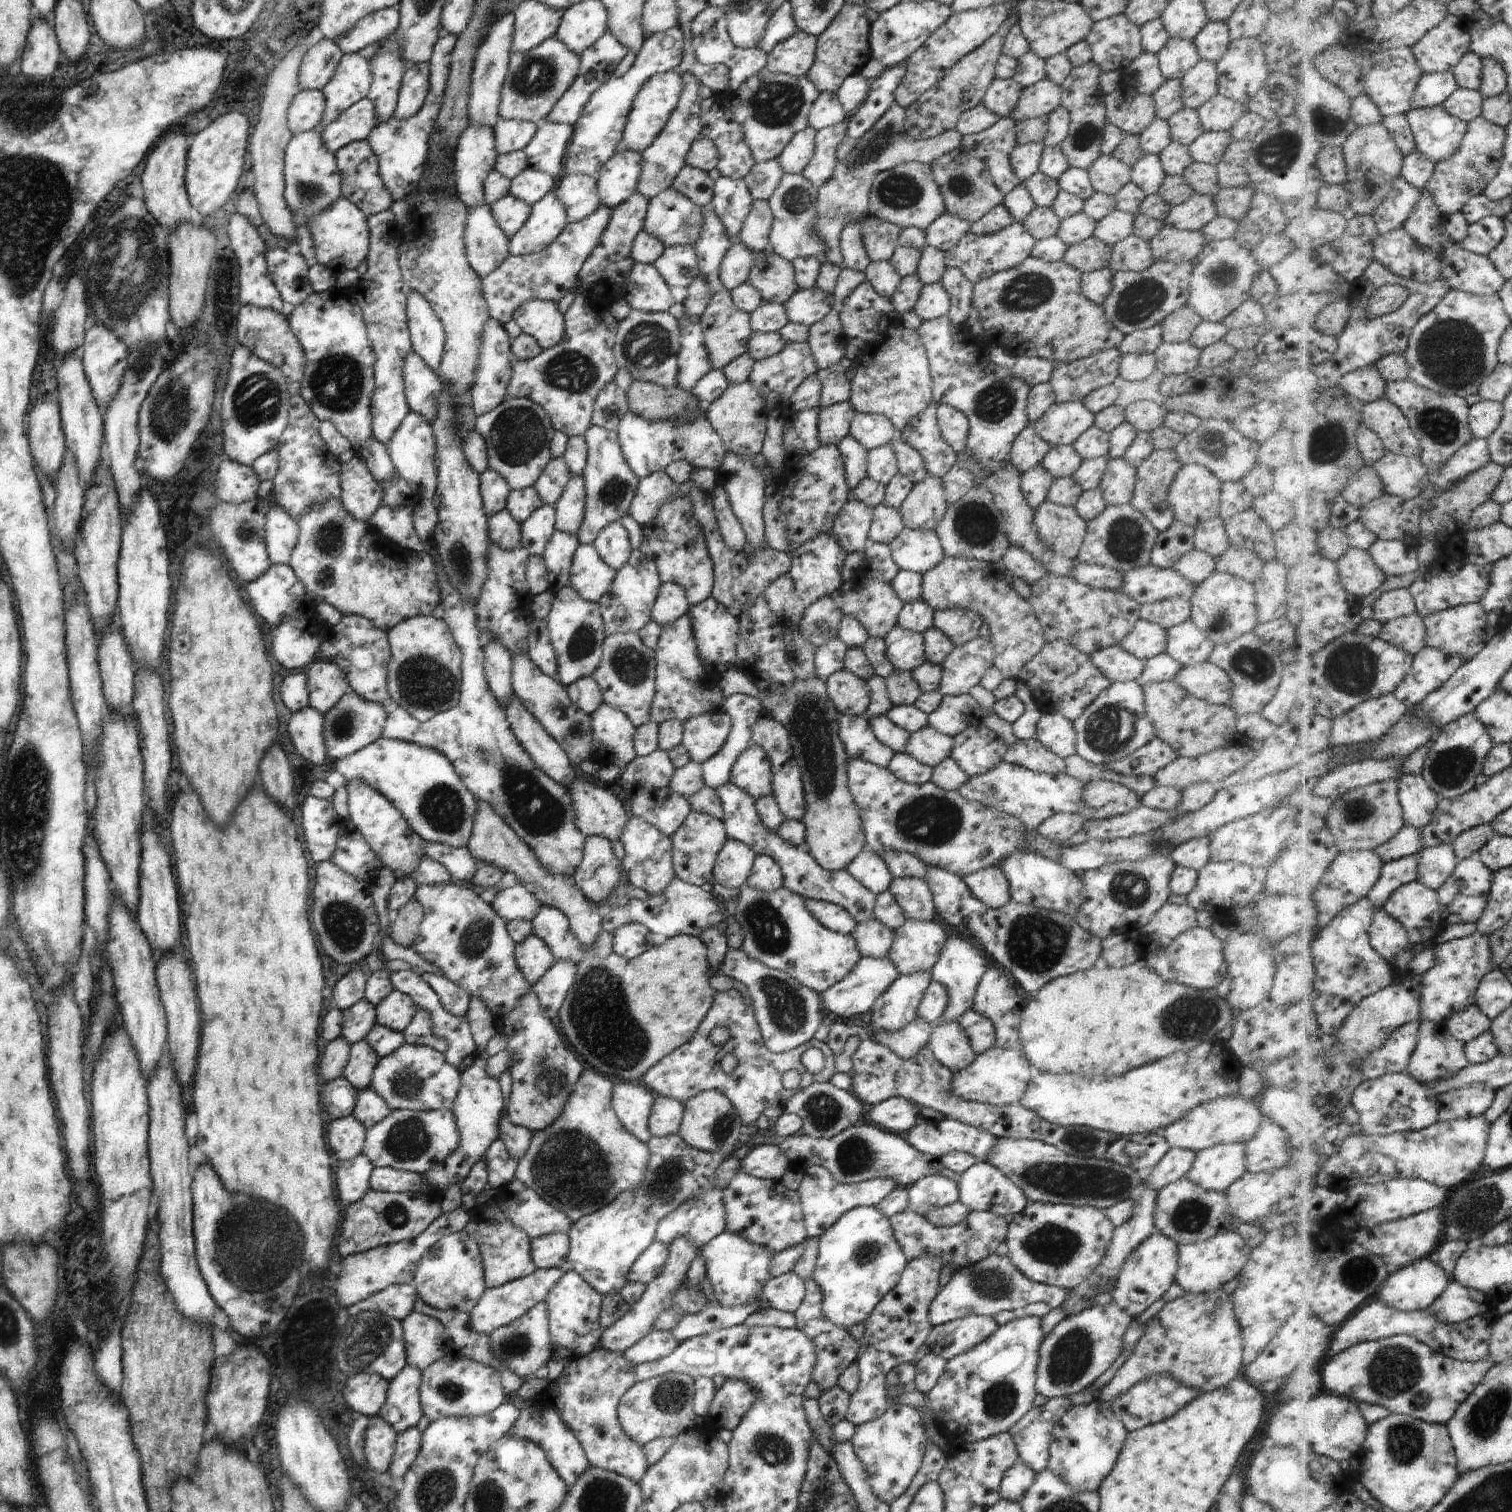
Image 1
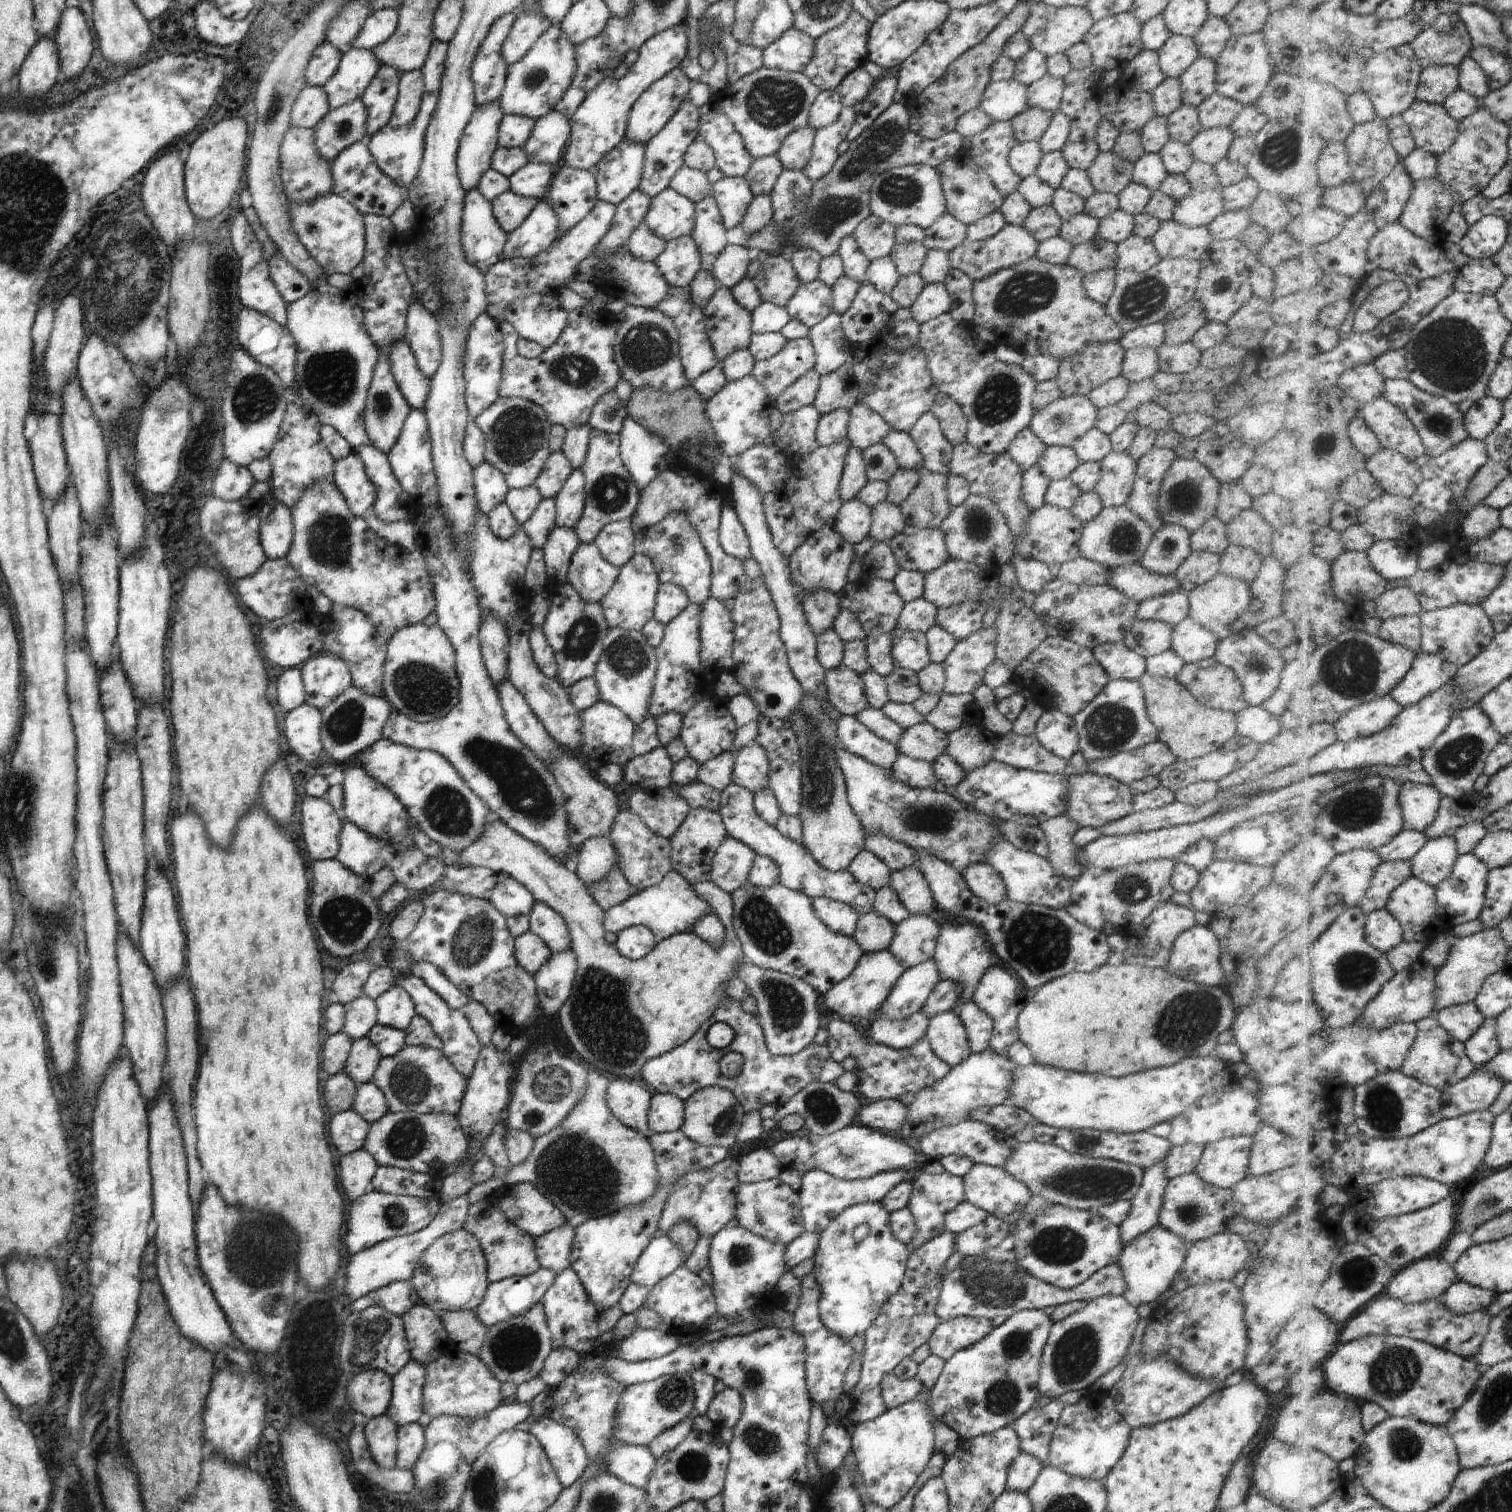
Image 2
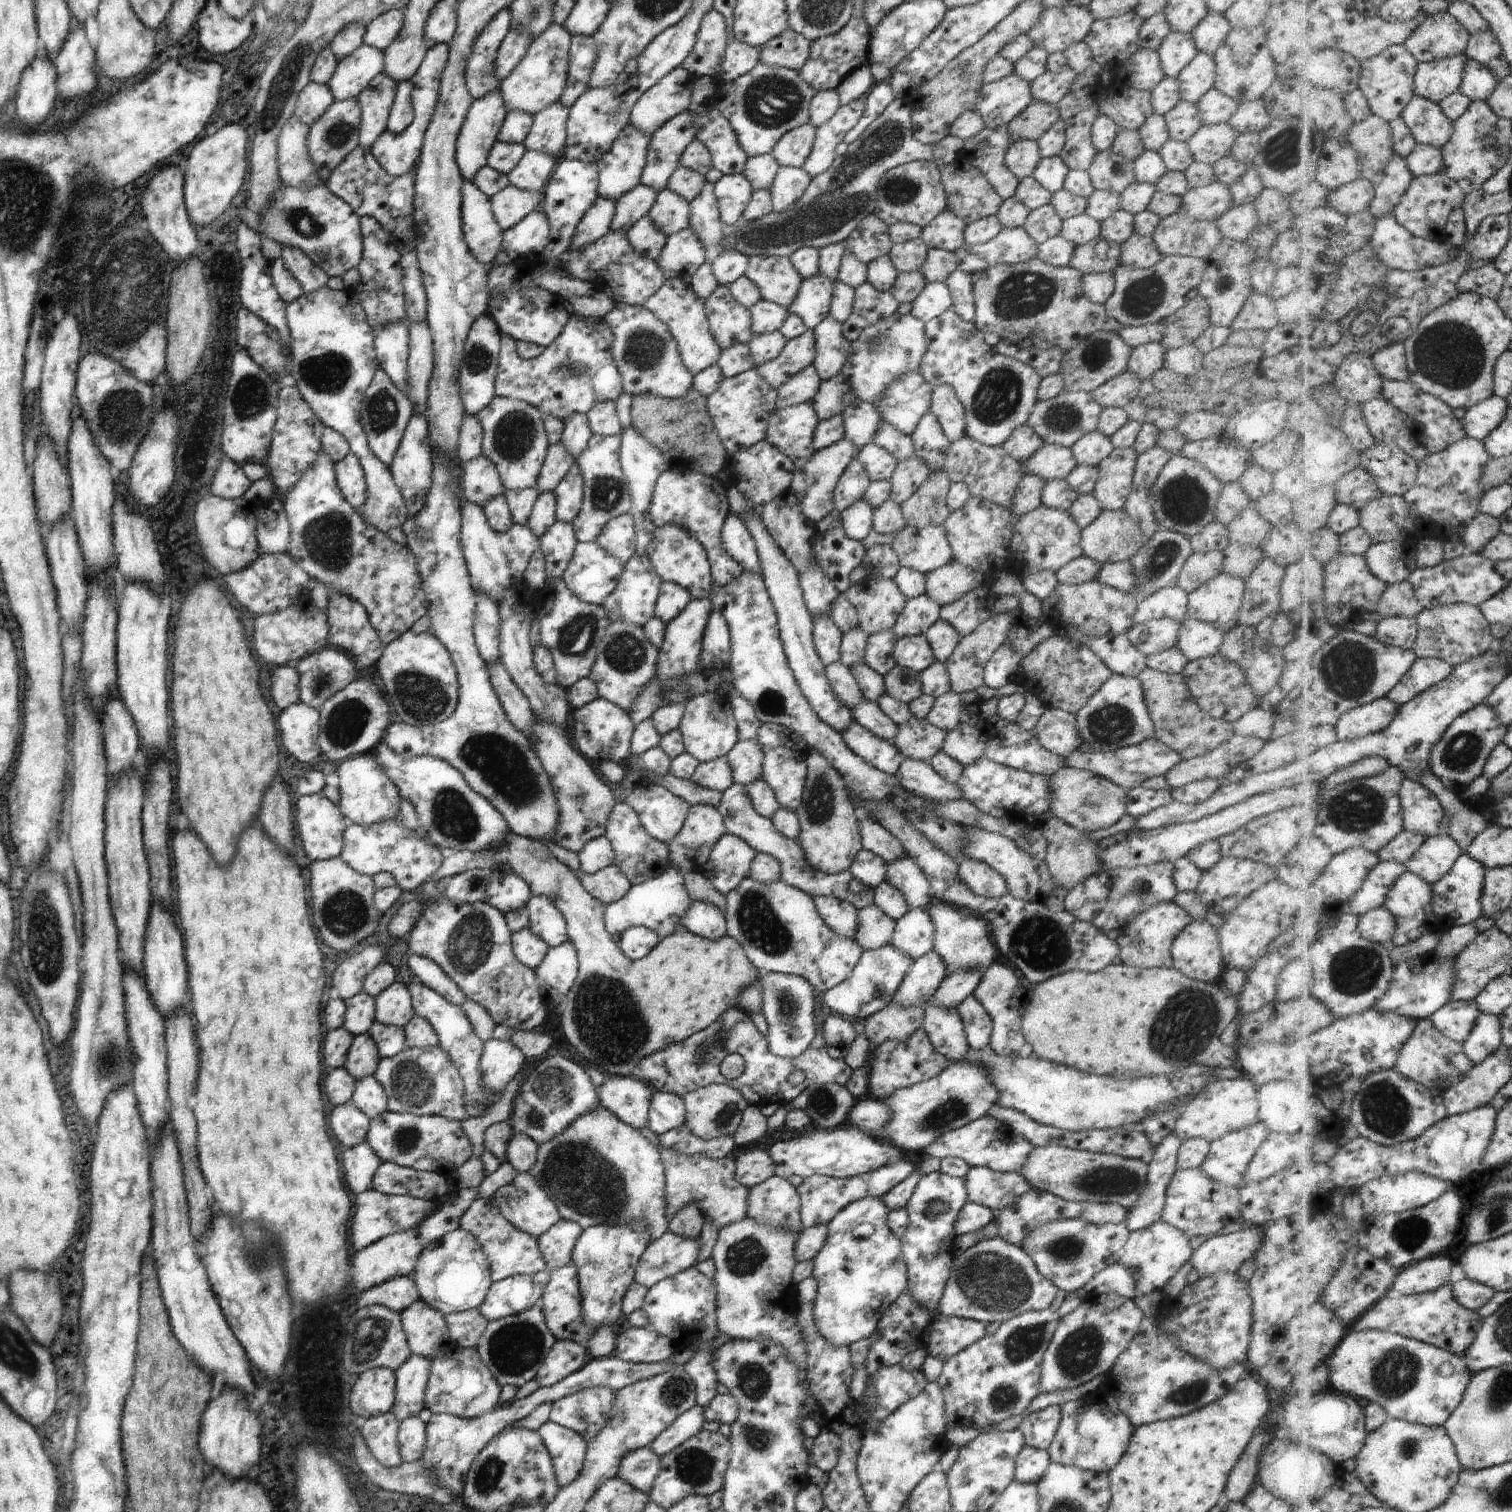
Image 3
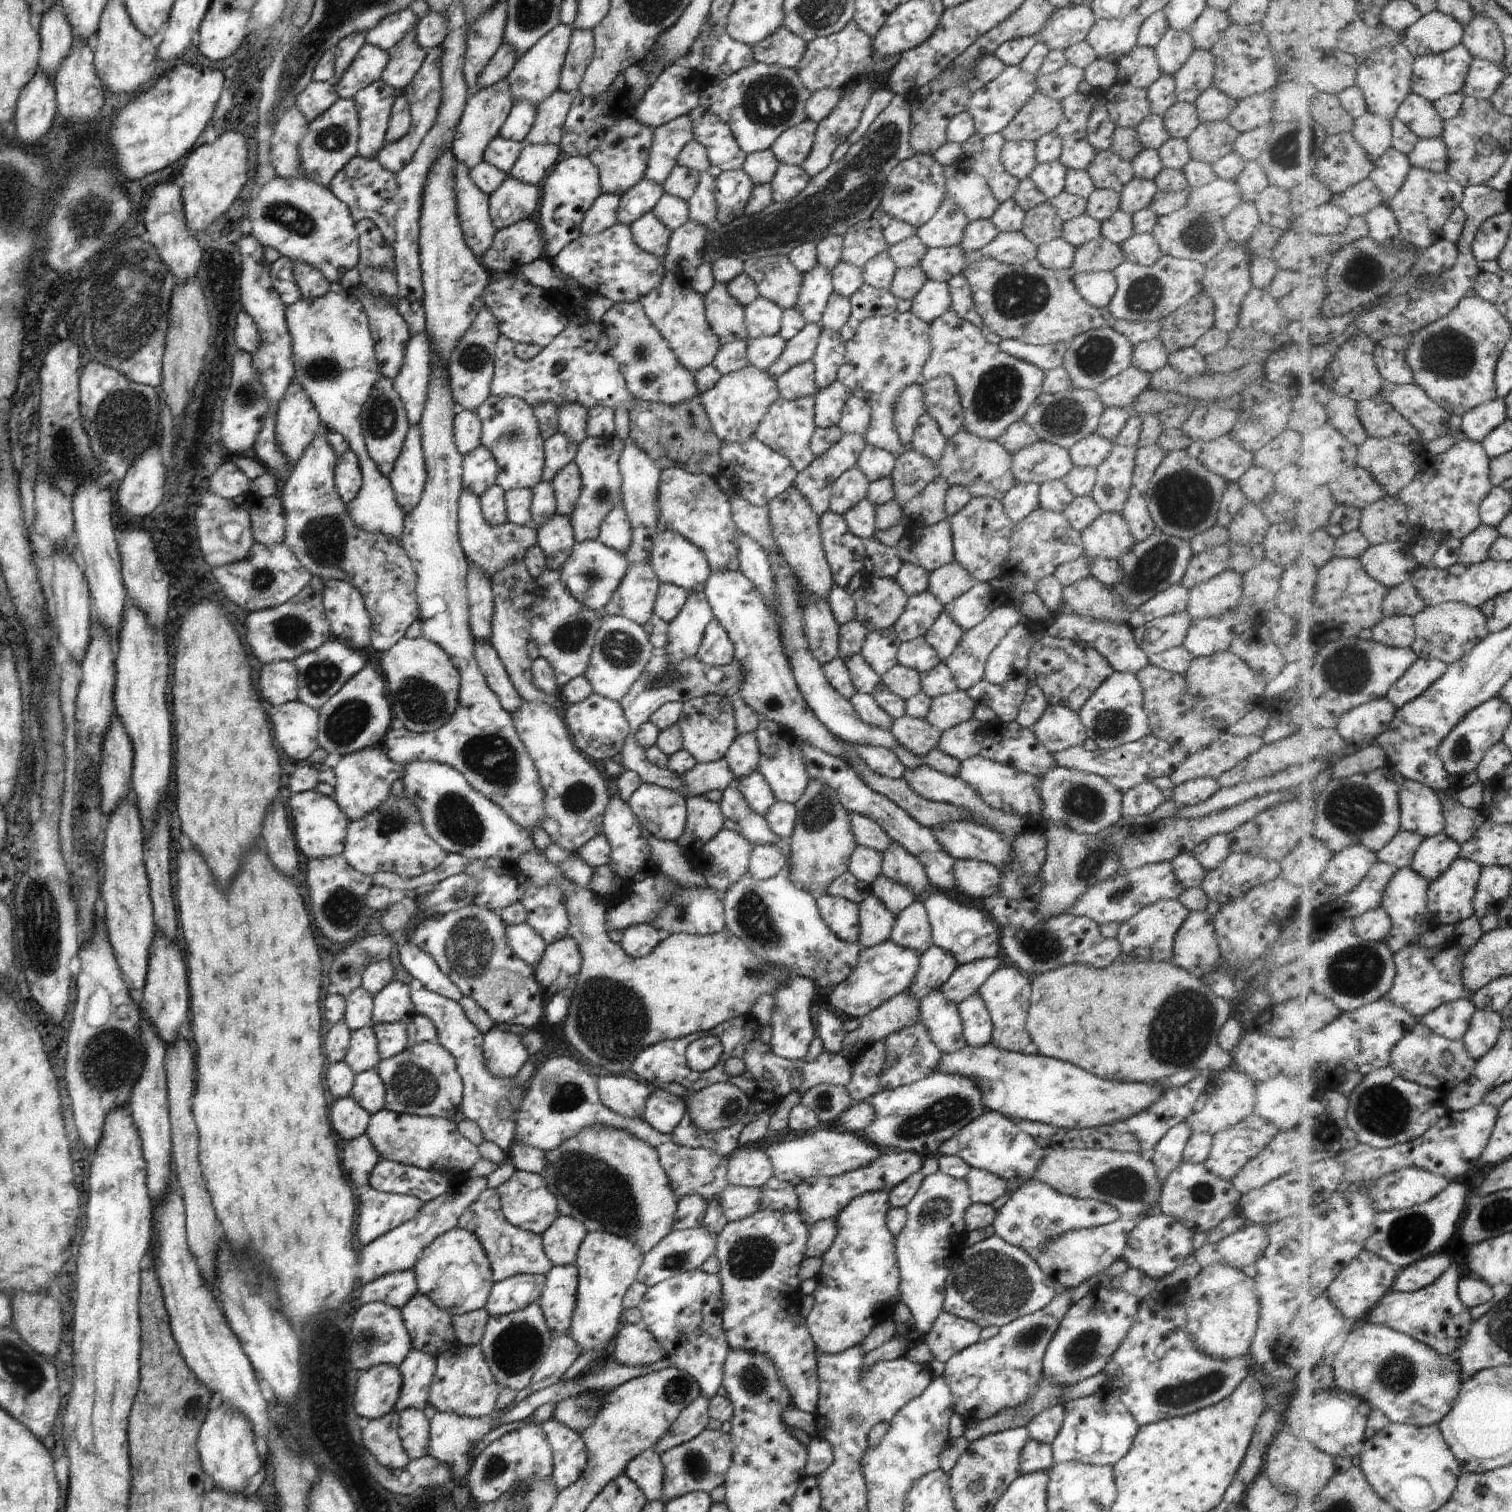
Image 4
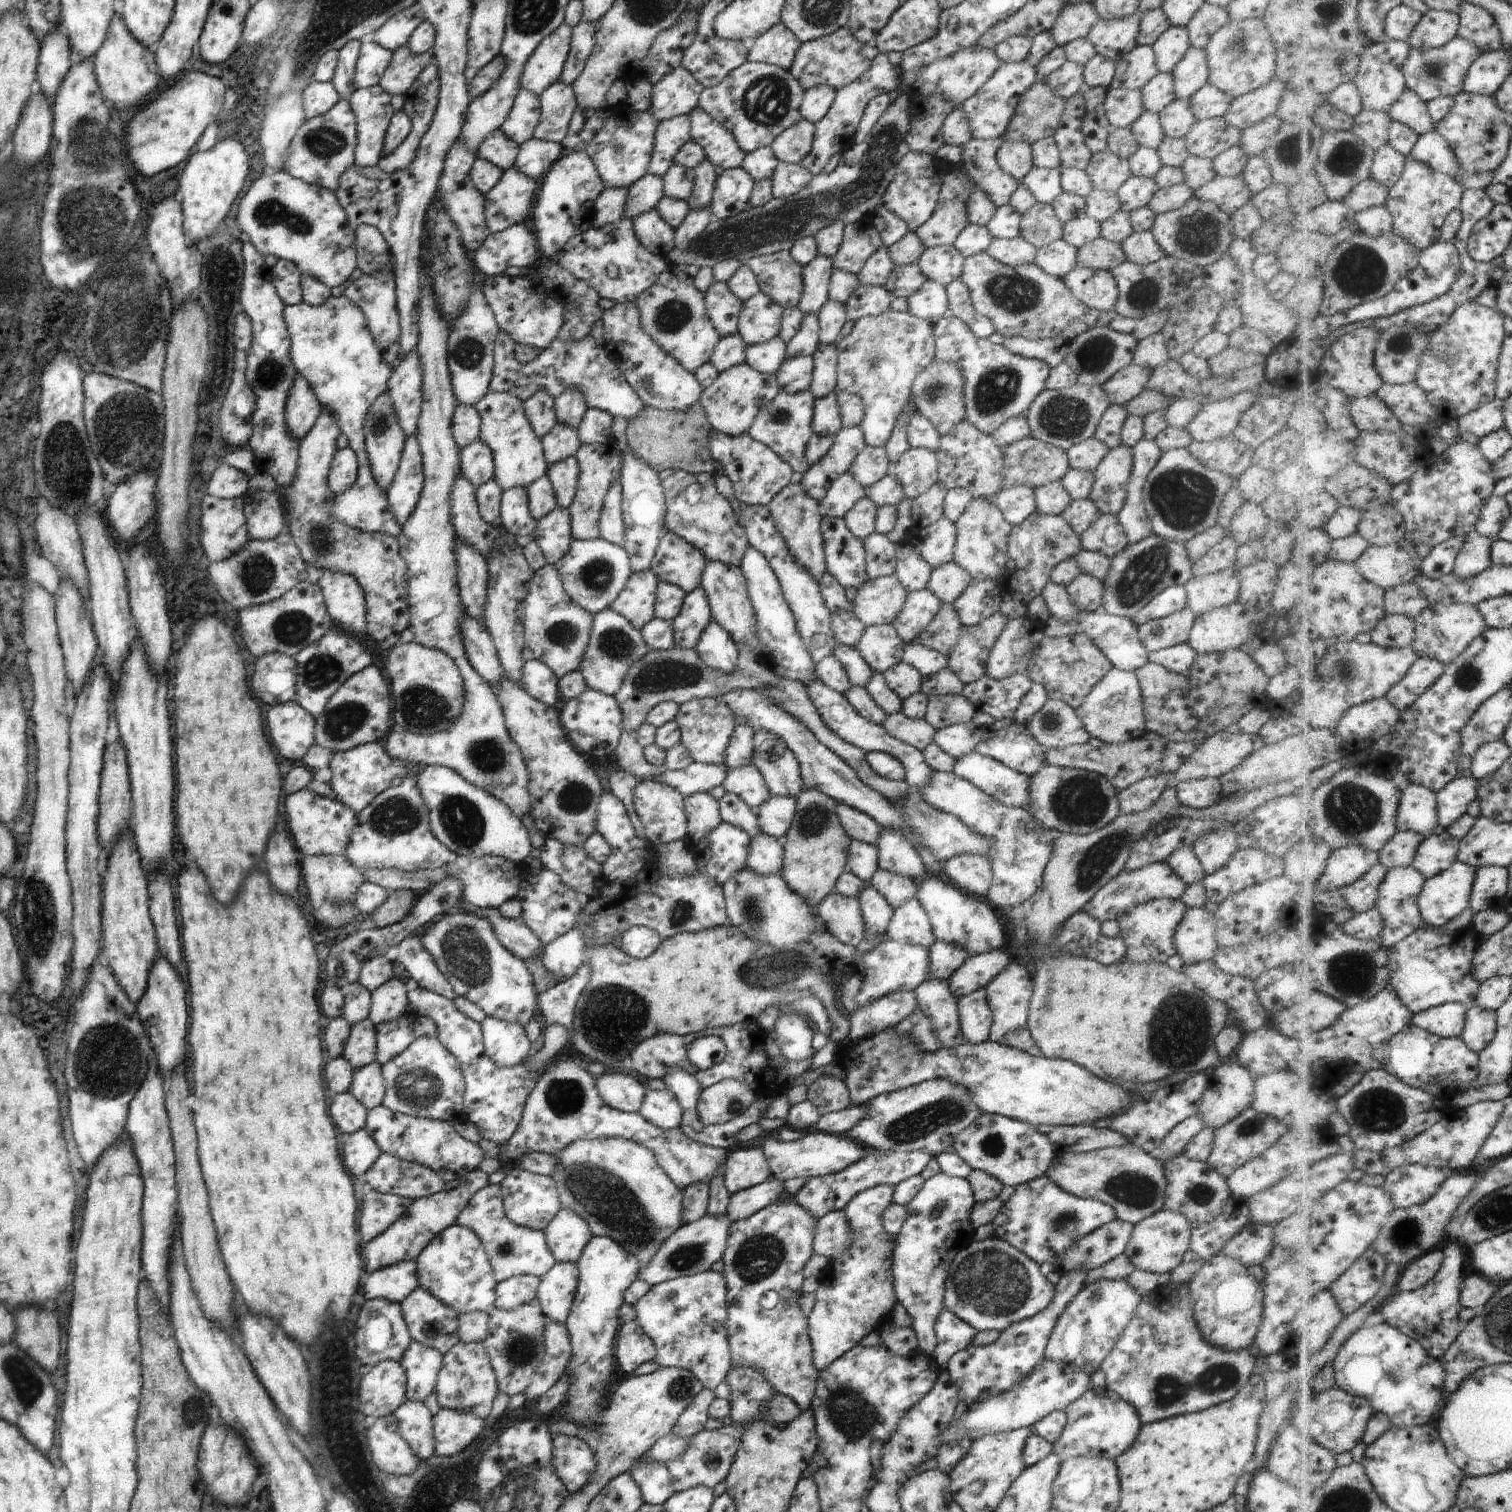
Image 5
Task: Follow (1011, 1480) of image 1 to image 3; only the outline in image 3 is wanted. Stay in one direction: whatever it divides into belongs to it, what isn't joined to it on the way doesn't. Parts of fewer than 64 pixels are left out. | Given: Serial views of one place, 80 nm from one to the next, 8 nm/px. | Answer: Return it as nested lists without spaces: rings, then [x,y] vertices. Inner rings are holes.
[[[1026,1446],[1016,1458],[1014,1466],[1014,1480],[1016,1482],[1036,1482],[1046,1474],[1050,1466],[1050,1454],[1040,1448]]]

